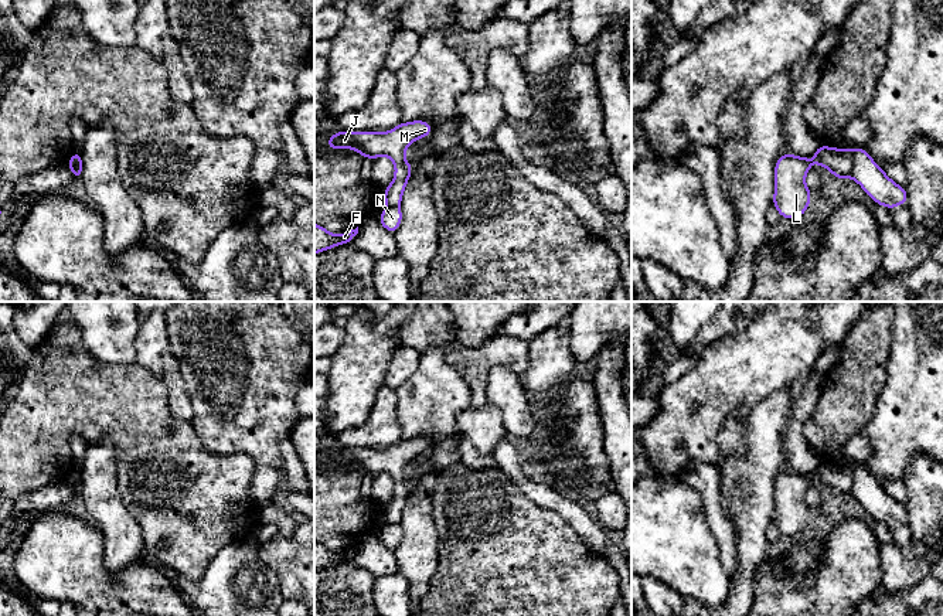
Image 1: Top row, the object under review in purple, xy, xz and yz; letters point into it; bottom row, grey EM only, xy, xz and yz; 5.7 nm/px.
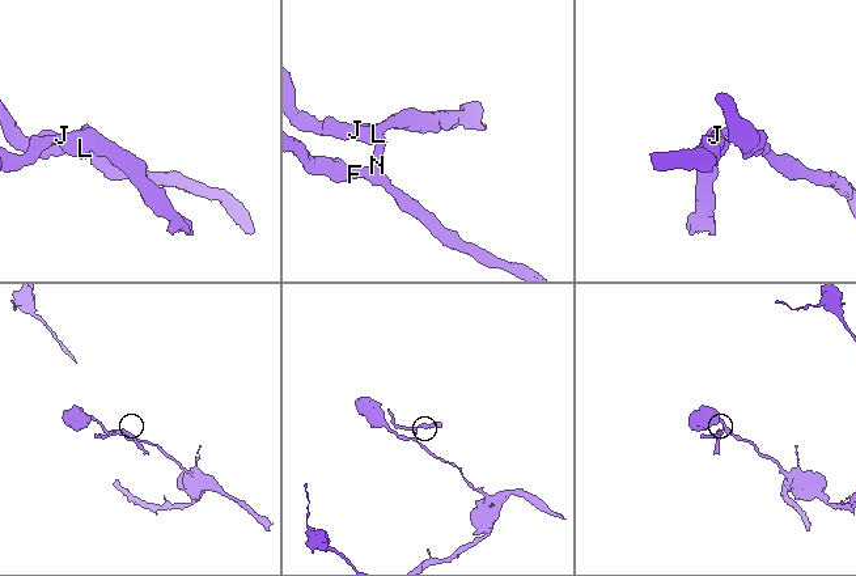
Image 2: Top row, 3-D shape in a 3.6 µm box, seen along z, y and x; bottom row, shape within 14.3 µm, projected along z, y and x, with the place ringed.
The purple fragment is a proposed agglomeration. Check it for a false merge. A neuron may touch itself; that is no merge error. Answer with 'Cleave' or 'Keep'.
Cleave

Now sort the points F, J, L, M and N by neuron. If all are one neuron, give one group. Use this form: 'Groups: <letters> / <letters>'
Groups: F N / J L M

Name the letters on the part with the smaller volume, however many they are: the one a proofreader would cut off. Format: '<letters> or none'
J, L, M

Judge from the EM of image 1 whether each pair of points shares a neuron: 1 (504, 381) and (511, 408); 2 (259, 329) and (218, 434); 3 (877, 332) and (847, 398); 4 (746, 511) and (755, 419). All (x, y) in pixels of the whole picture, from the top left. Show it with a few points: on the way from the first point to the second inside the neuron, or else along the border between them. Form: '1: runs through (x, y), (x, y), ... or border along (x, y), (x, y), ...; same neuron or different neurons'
1: runs through (504, 388), (511, 401); same neuron
2: runs through (254, 356), (251, 384), (239, 409); same neuron
3: runs through (867, 349), (860, 375), (855, 381); same neuron
4: runs through (748, 489), (748, 482), (756, 472), (756, 442); same neuron

